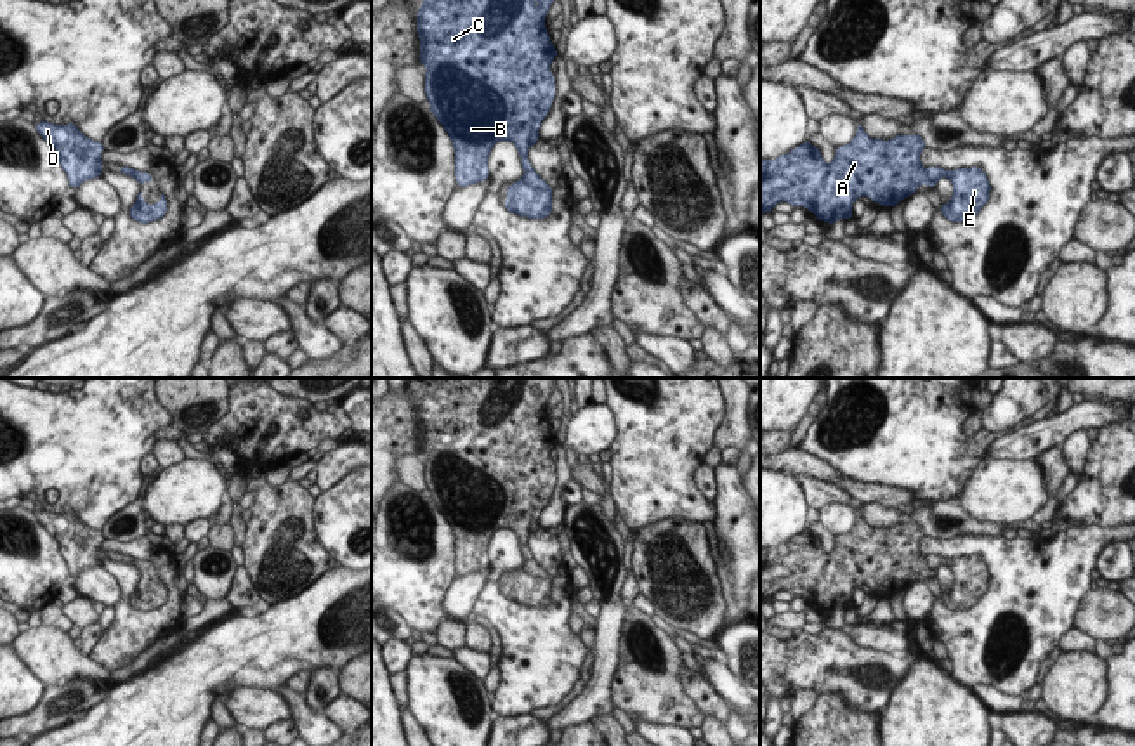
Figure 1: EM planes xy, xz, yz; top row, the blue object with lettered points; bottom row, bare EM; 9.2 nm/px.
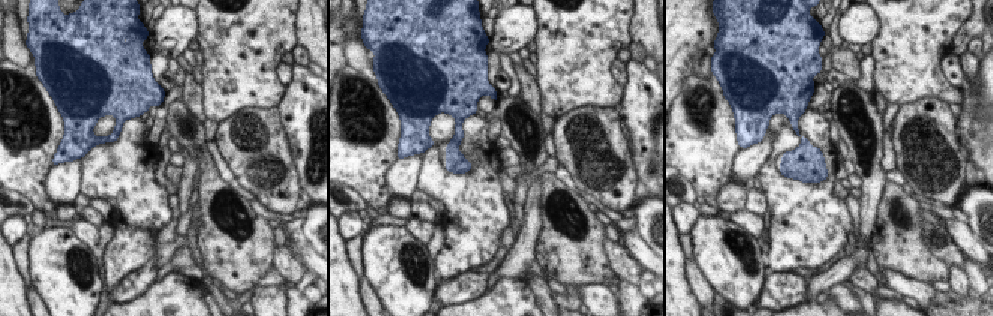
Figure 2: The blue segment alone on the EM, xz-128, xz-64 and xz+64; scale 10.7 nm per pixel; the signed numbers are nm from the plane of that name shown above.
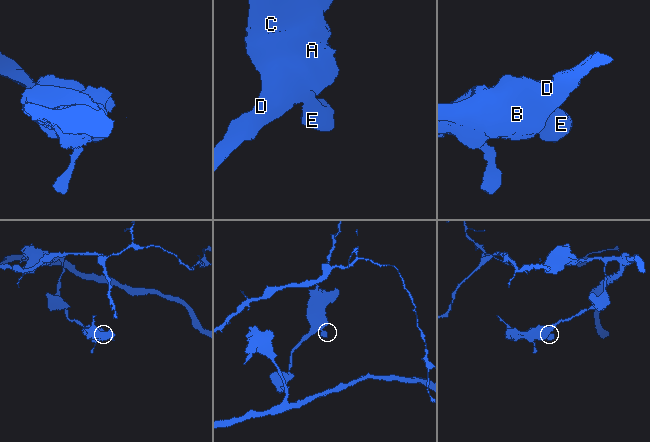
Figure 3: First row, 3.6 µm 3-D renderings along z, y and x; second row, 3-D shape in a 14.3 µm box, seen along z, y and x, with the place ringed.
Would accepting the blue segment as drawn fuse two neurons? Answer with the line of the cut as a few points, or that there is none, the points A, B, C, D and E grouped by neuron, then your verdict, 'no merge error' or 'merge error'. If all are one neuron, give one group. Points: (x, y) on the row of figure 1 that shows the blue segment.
no cut; A B C D E; no merge error

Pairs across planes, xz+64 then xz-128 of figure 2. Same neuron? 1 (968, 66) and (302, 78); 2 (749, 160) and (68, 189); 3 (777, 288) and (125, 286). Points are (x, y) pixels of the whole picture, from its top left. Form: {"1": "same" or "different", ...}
{"1": "same", "2": "same", "3": "same"}

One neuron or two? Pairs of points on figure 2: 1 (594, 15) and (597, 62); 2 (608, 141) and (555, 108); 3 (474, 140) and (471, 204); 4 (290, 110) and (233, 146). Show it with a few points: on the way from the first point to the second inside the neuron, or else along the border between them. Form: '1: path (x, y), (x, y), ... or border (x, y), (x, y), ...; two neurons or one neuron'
1: path (591, 27), (593, 50); one neuron
2: border (597, 105), (576, 107), (554, 119); two neurons
3: path (479, 156), (479, 187); one neuron
4: border (276, 107), (291, 149); two neurons

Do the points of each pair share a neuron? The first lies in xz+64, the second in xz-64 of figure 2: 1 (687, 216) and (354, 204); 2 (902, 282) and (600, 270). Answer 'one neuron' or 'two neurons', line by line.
1: two neurons
2: two neurons

